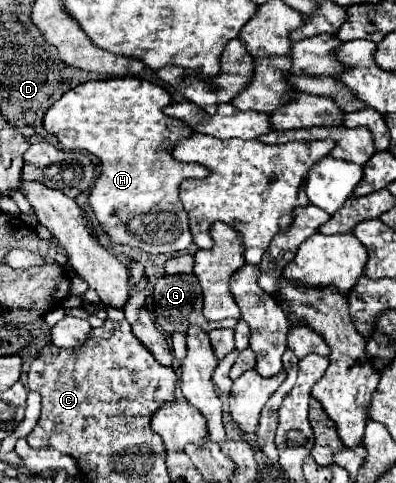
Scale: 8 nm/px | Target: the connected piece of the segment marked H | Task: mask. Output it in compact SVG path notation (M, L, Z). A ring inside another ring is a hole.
M115 77L107 81L87 81L69 89L43 117L45 131L49 131L63 149L83 149L99 159L101 175L89 193L89 205L99 227L115 245L129 245L145 253L179 253L193 243L187 213L179 201L179 185L187 177L203 179L209 171L203 165L179 163L171 157L173 143L183 135L189 137L193 131L185 127L183 121L163 113L163 107L169 103L169 93L159 85L137 77Z

